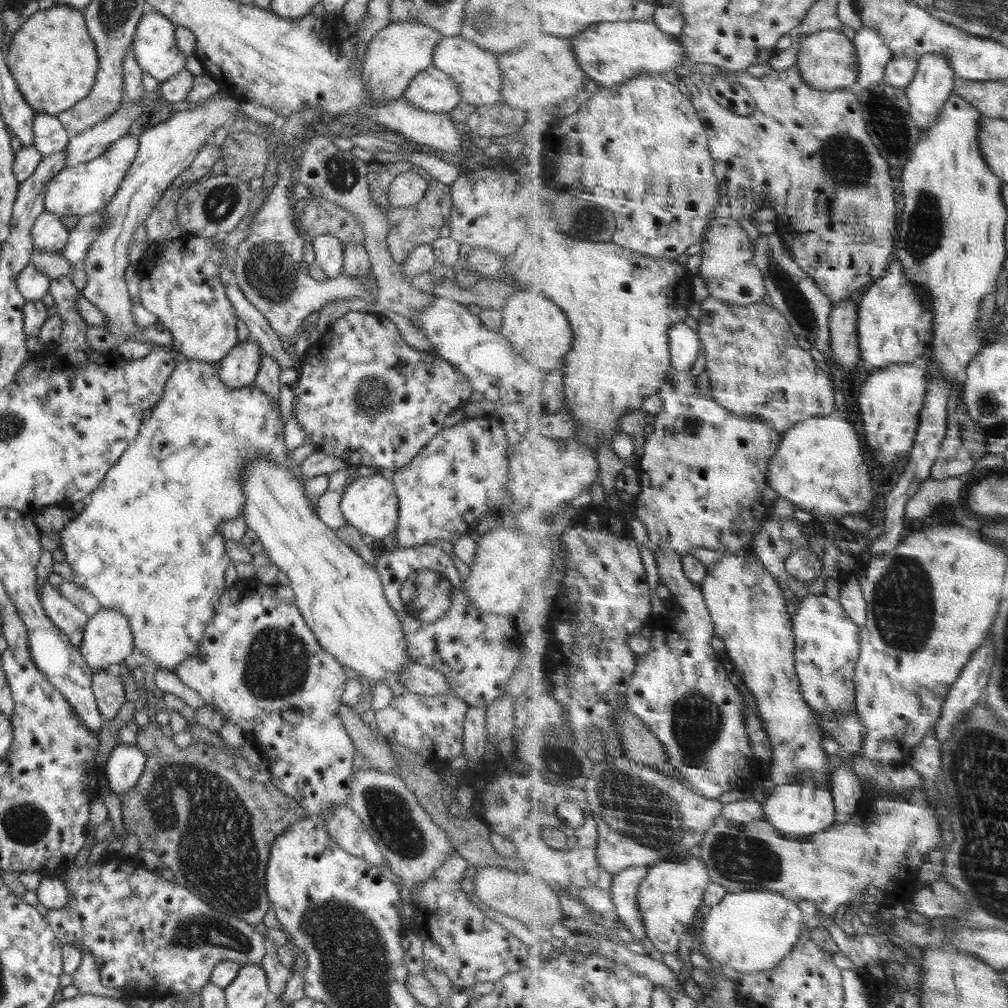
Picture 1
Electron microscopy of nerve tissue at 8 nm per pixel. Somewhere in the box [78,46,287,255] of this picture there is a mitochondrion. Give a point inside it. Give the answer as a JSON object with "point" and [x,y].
{"point":[221,200]}

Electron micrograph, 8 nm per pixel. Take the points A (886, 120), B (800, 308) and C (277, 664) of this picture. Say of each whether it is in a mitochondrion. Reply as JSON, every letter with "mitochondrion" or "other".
{"A":"mitochondrion","B":"mitochondrion","C":"mitochondrion"}

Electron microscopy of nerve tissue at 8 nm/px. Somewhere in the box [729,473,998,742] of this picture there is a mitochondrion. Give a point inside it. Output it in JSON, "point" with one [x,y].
{"point":[904,610]}

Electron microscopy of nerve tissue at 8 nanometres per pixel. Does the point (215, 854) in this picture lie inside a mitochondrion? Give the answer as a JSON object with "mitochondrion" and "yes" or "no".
{"mitochondrion":"yes"}

